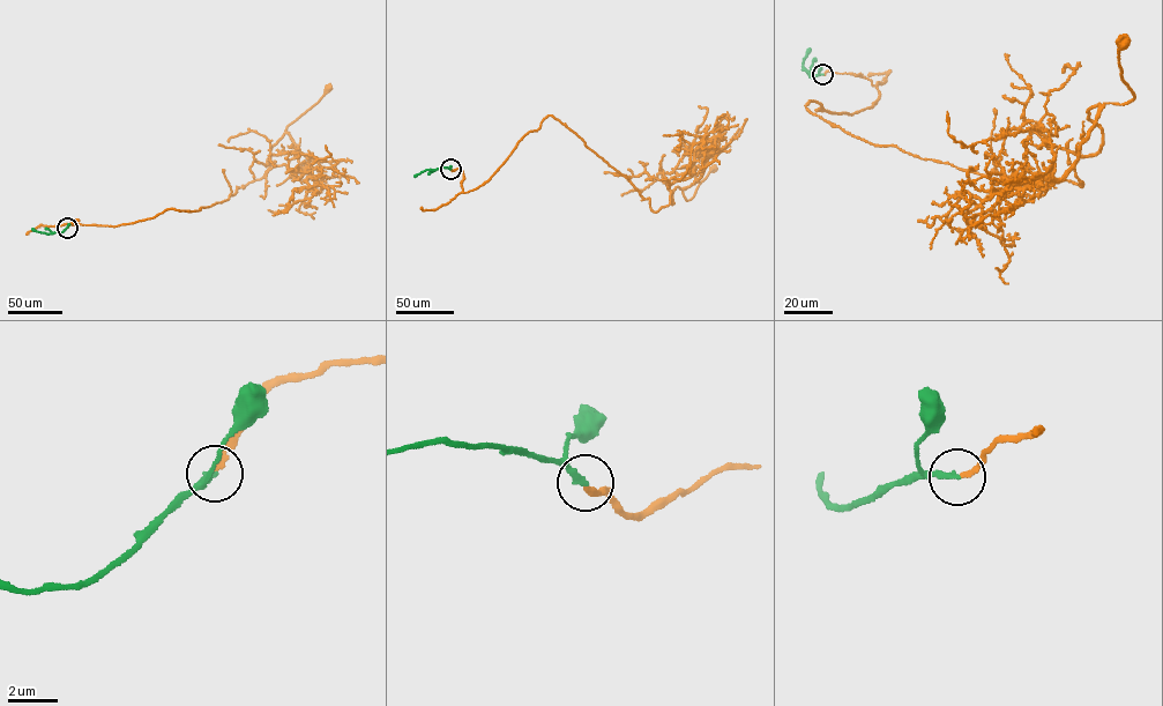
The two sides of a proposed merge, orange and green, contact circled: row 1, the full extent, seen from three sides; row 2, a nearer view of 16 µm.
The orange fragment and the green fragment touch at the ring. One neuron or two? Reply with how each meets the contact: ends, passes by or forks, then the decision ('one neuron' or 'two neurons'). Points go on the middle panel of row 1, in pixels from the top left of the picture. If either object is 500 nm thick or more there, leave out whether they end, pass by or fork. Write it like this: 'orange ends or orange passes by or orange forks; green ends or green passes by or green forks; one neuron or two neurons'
orange ends; green ends; one neuron

